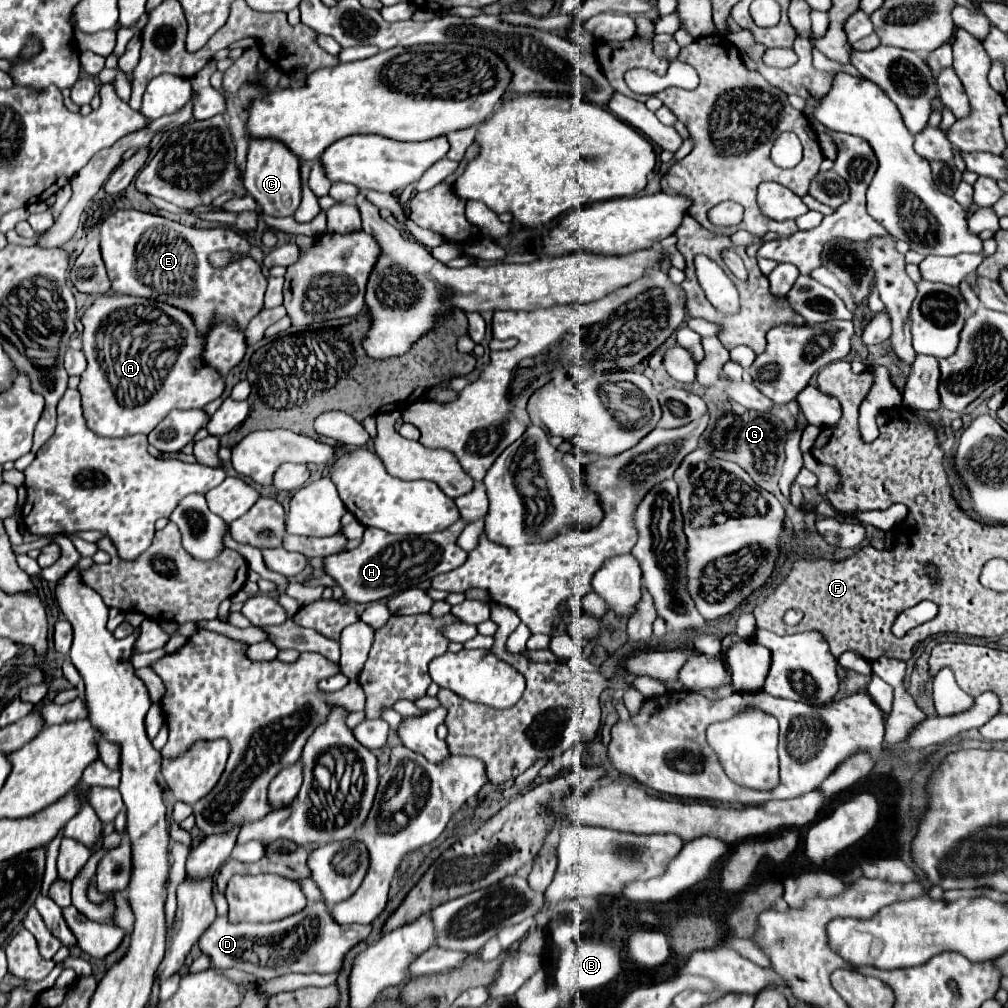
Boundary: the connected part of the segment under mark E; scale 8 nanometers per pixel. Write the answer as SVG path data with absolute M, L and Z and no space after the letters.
M117 210L111 214L101 228L101 254L107 266L107 274L113 284L115 294L131 294L131 296L143 296L143 298L153 298L159 302L173 304L185 312L189 312L197 324L197 328L207 334L211 324L223 322L229 318L235 318L239 328L247 328L249 320L259 314L263 308L263 294L267 288L267 280L261 272L261 266L245 254L245 258L229 264L227 268L213 268L209 264L209 254L217 250L233 250L233 252L249 252L251 244L247 238L237 234L231 228L209 228L209 230L199 230L199 228L189 228L183 224L177 224L173 220L139 212L139 210Z

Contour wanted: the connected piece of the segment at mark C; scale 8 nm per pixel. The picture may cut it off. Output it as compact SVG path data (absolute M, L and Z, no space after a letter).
M249 138L247 168L243 174L245 190L257 200L261 210L269 216L293 216L301 204L301 176L299 158L279 140Z

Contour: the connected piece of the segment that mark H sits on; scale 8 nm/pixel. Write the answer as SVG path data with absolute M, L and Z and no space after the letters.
M459 518L451 528L425 536L395 536L379 528L365 528L363 540L355 550L325 558L325 570L343 588L351 602L367 604L389 598L413 586L425 586L433 576L459 568L467 560L467 552L457 546L457 538L467 522Z

